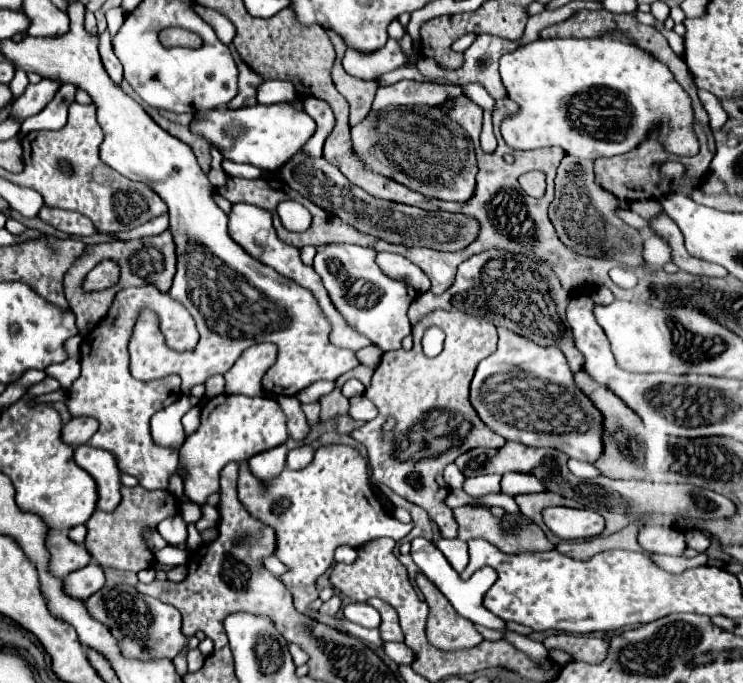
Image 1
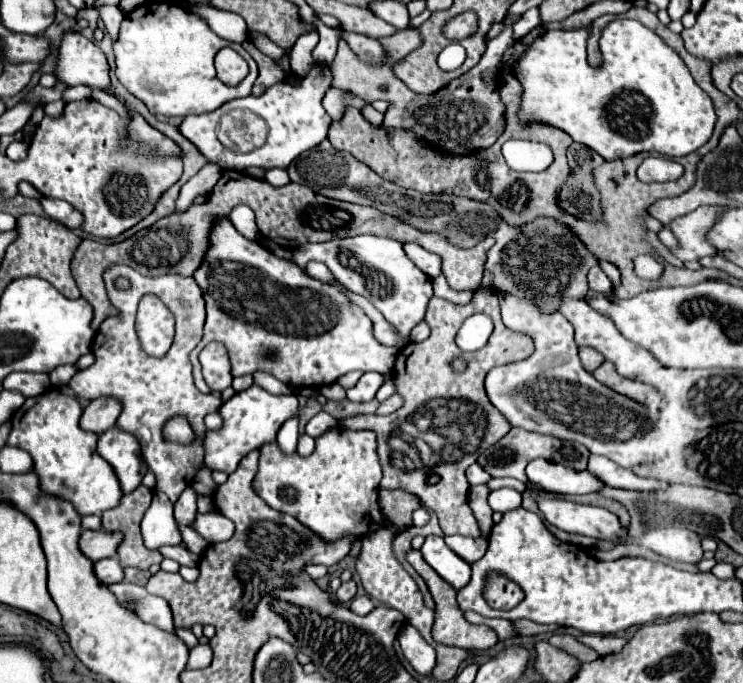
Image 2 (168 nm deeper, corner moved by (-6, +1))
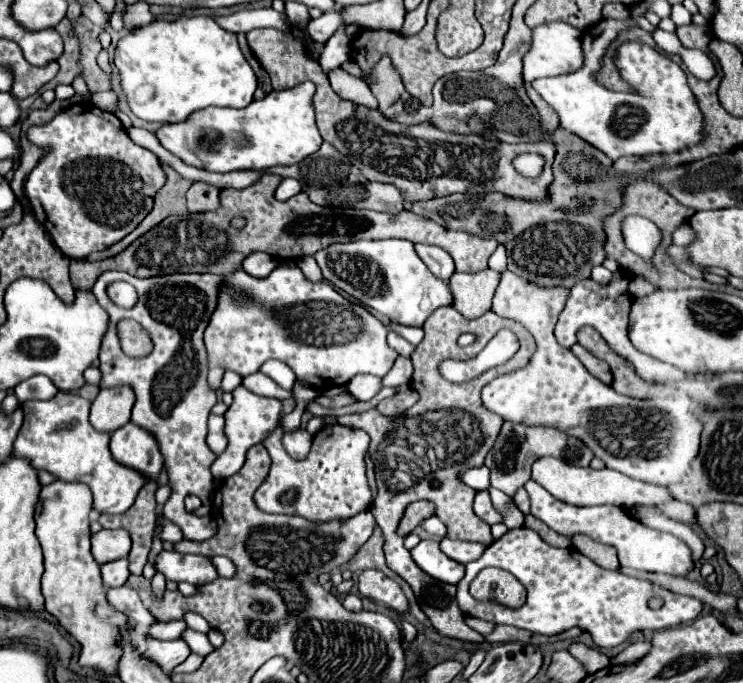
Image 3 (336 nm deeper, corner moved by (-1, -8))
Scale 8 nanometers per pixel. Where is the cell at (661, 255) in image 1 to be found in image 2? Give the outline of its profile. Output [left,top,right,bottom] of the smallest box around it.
[669,206,723,262]

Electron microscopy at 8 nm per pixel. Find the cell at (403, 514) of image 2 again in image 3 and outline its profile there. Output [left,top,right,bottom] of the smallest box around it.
[398,501,434,537]

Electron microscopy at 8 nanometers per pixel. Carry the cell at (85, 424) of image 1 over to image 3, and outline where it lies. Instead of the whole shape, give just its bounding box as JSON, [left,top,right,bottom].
[90,387,134,431]

